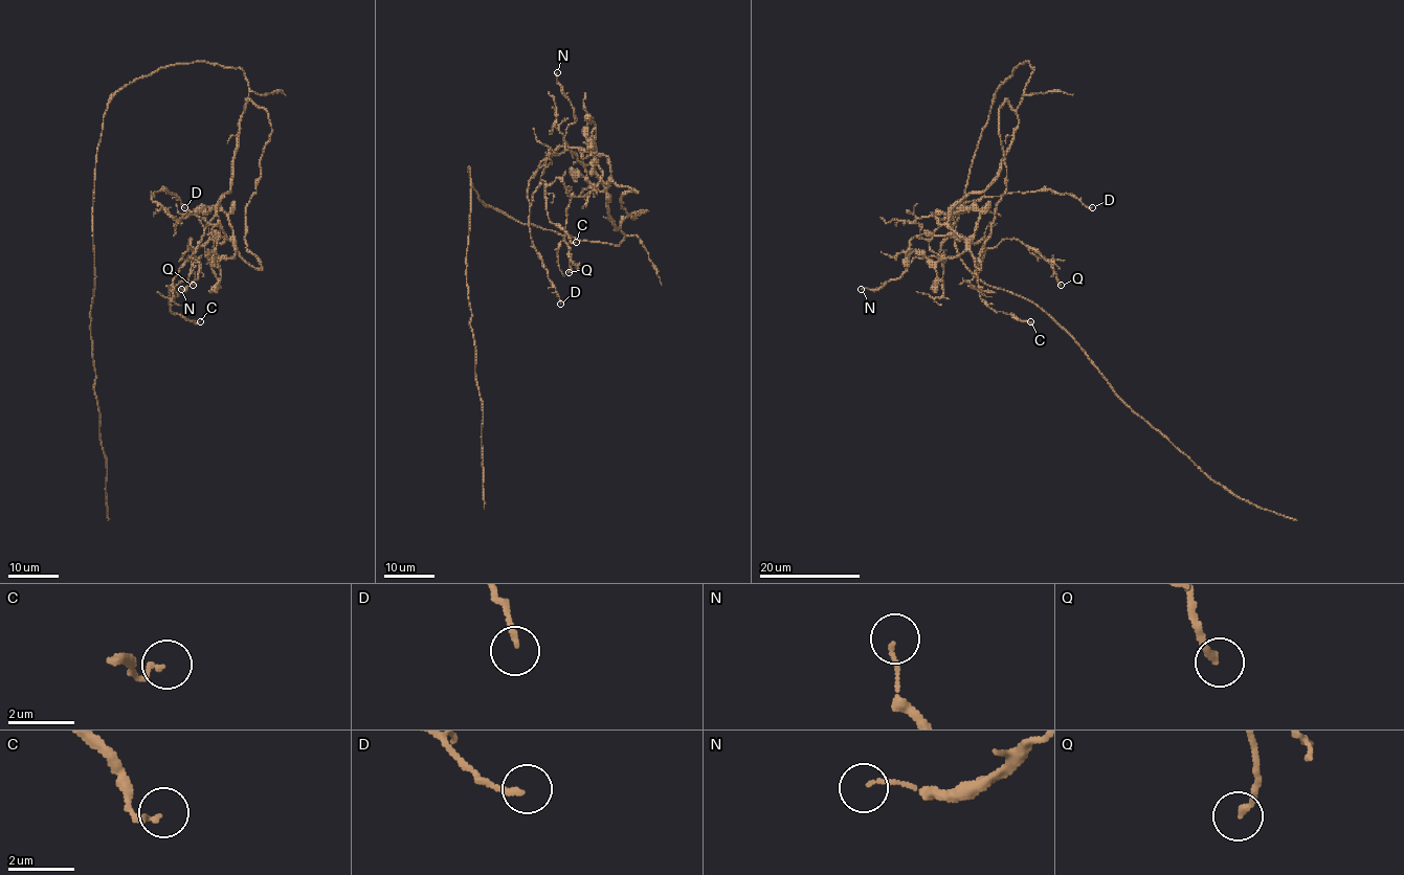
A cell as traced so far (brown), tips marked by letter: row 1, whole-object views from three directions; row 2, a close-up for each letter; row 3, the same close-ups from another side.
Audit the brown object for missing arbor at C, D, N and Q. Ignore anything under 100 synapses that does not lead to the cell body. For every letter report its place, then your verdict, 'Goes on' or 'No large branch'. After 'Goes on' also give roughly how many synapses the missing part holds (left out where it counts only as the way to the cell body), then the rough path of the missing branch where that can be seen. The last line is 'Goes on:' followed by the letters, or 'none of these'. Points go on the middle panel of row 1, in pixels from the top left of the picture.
C: Place: (576, 242). No large branch
D: Place: (560, 304). No large branch
N: Place: (557, 72). No large branch
Q: Place: (569, 272). No large branch
Goes on: none of these

